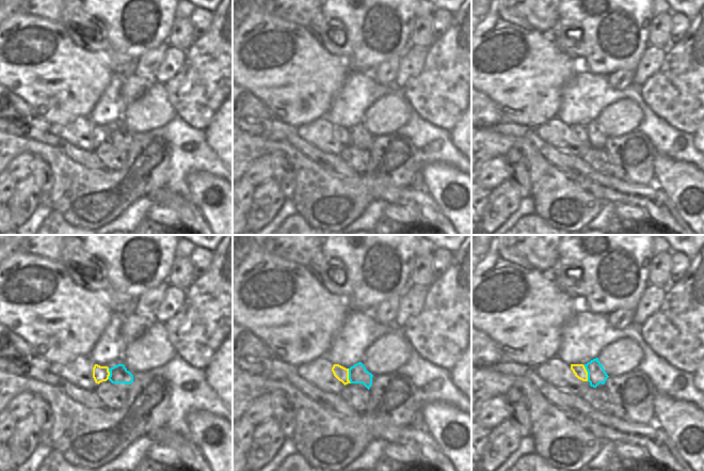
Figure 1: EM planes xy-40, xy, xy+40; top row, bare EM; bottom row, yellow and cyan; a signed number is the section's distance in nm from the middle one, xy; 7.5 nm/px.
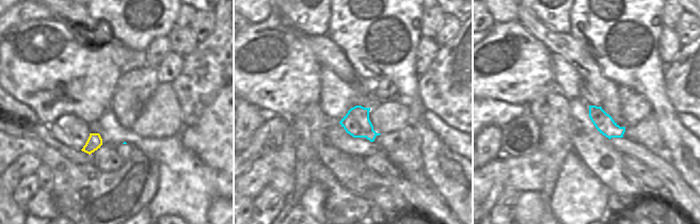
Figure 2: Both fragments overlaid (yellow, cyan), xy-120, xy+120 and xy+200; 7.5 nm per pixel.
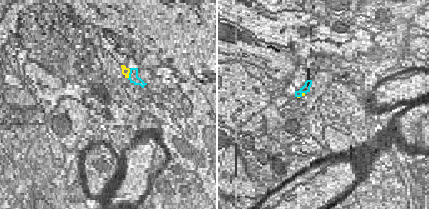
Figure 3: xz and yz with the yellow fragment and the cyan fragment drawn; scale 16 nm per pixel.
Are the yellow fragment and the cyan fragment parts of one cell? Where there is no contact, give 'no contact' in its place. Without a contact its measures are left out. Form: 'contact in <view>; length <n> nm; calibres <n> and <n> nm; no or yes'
contact in xy+40; length 120 nm; calibres 90 and 140 nm; yes

